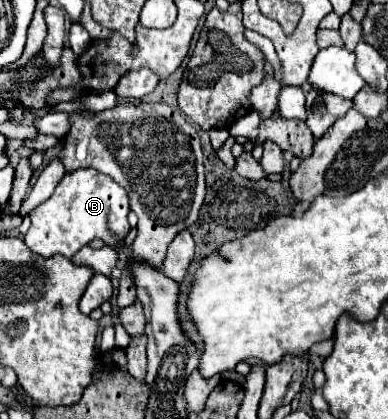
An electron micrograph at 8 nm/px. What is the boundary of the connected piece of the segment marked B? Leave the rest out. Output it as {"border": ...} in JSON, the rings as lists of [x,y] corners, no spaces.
{"border":[[[86,168],[76,172],[66,172],[64,178],[58,182],[54,194],[30,212],[30,230],[24,236],[26,246],[40,256],[54,256],[62,254],[72,258],[82,246],[100,238],[106,246],[120,250],[124,244],[126,234],[130,232],[128,224],[128,194],[110,176]]]}

